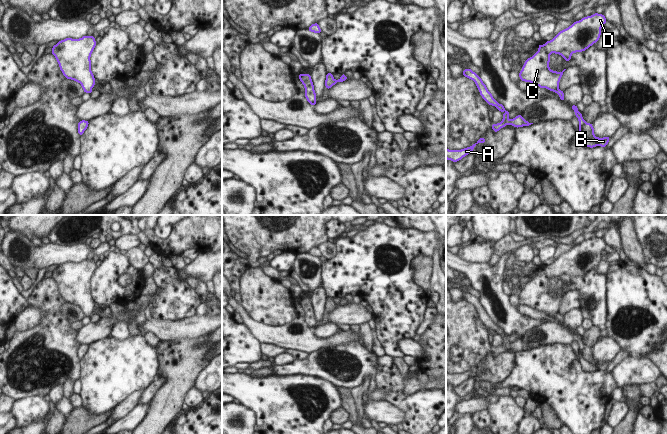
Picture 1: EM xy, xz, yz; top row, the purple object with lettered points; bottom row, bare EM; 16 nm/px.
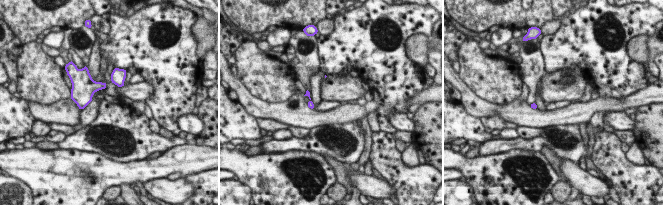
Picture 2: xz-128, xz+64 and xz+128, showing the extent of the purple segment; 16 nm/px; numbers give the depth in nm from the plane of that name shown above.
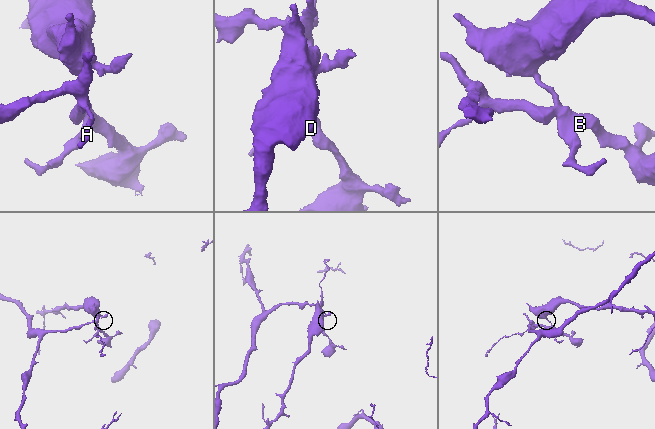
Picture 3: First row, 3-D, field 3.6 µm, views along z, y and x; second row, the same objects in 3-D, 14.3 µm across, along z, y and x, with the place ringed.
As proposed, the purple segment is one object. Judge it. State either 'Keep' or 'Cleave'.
Cleave.

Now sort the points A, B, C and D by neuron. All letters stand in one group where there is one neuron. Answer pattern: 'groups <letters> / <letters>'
groups A B / C D

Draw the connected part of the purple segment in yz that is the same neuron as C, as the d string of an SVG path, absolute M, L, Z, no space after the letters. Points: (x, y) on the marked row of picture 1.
M594 13L574 22L544 45L539 44L538 51L525 61L519 72L520 80L555 92L566 69L562 72L552 71L549 68L550 54L559 54L570 61L573 53L585 51L599 40L601 27L605 23L604 15Z

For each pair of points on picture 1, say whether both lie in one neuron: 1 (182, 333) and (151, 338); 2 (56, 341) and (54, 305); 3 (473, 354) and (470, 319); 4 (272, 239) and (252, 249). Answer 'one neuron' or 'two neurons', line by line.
1: two neurons
2: one neuron
3: one neuron
4: one neuron

